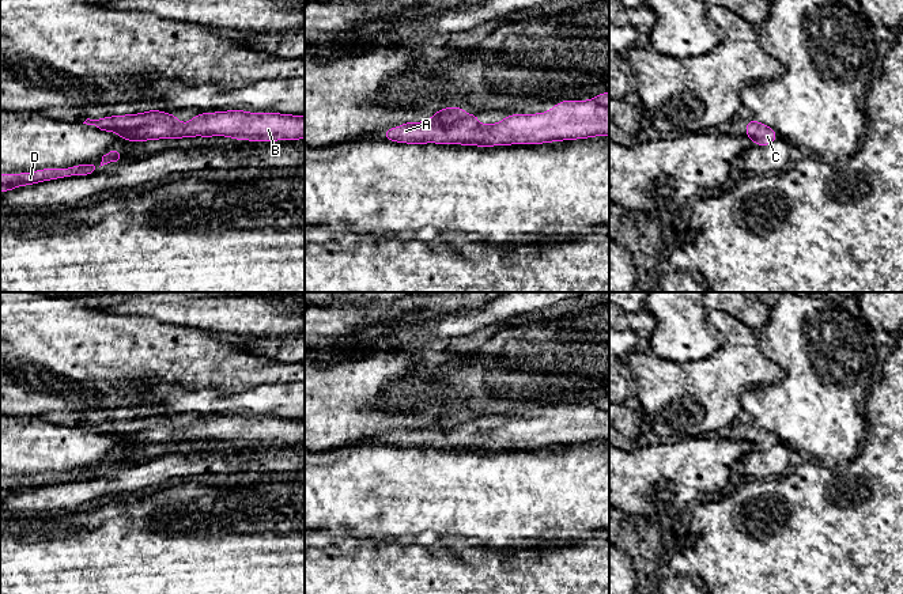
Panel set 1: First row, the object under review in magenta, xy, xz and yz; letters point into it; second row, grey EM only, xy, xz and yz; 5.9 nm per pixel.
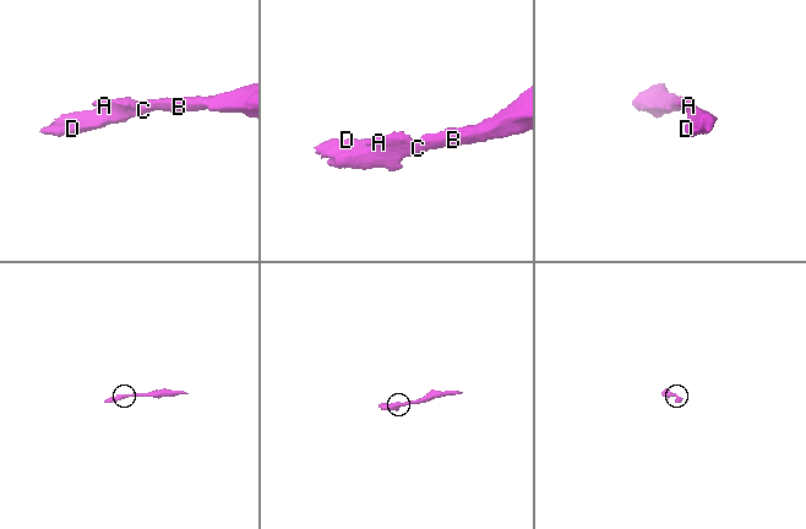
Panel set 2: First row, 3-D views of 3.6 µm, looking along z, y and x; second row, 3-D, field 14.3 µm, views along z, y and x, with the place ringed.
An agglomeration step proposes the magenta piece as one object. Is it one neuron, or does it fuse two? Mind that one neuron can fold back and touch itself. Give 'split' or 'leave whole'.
leave whole

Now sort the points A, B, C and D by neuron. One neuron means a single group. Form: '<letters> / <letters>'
A B C D

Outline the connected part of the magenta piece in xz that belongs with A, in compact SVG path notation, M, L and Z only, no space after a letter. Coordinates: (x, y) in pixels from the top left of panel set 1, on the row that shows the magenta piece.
M609 92L590 101L560 101L547 113L513 114L495 125L481 125L462 107L438 110L424 122L390 128L382 139L408 144L510 145L541 144L609 135Z

